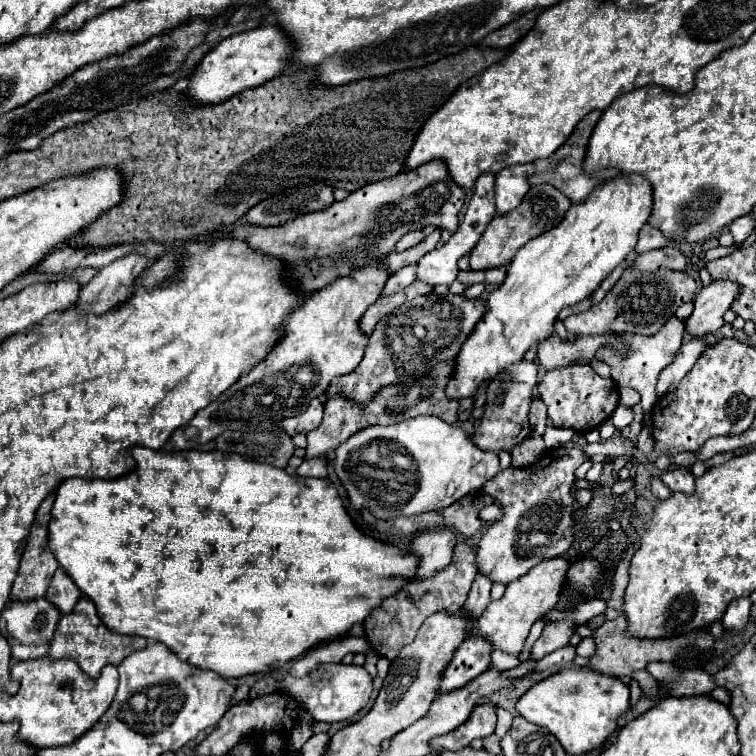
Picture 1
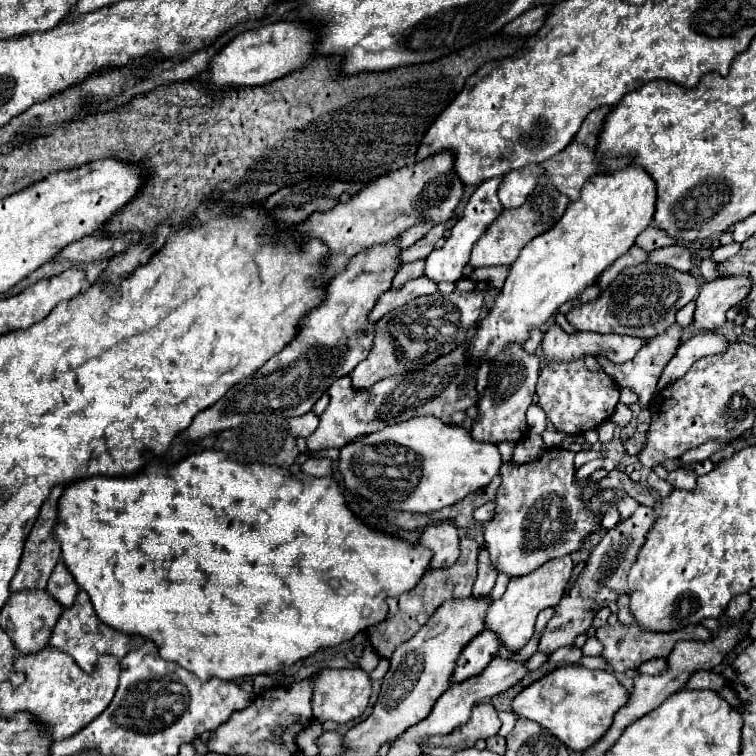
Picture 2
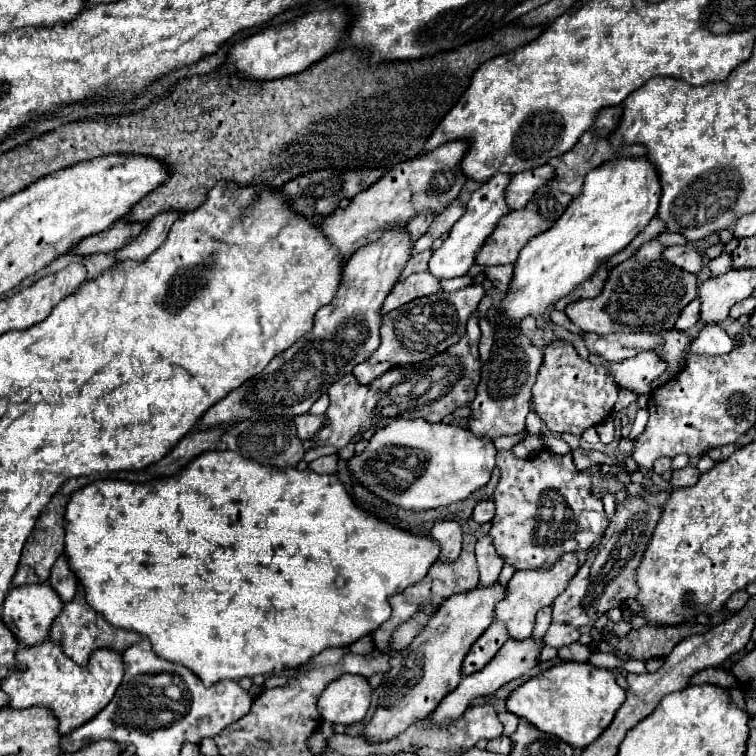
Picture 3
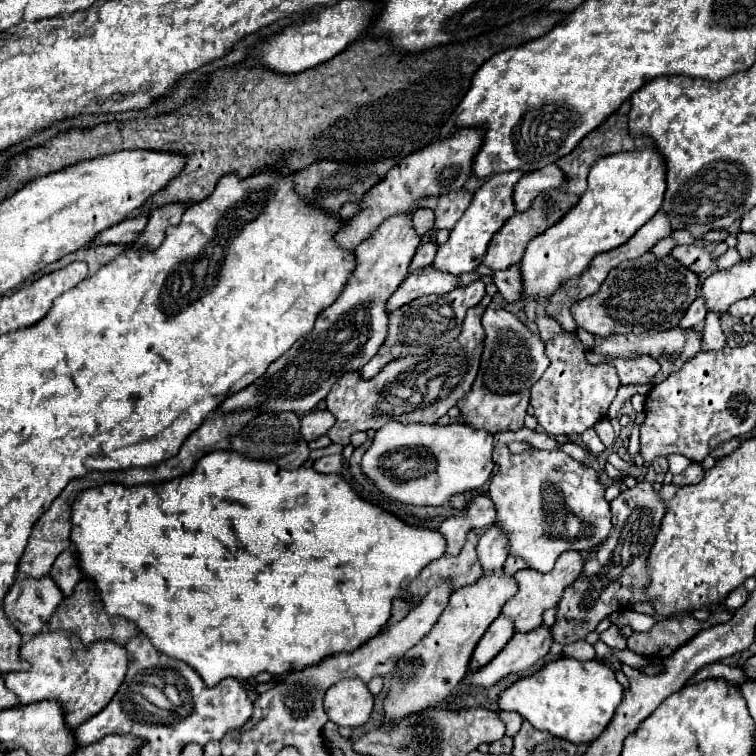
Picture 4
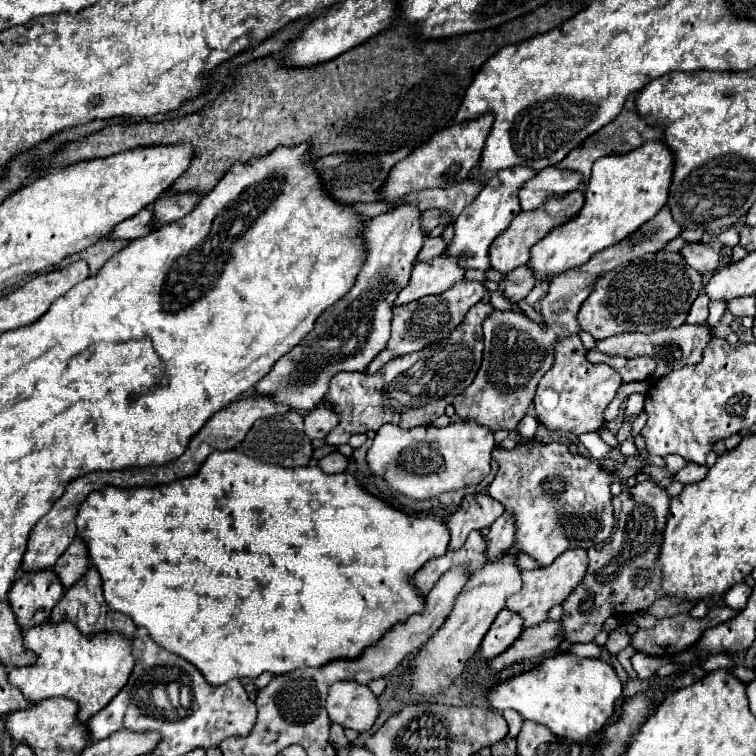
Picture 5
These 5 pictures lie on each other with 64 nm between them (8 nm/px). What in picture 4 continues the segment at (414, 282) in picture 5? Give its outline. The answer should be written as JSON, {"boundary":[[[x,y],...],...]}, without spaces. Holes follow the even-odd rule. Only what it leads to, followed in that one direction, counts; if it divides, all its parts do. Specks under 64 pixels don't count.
{"boundary":[[[434,266],[414,270],[406,278],[406,282],[388,300],[388,304],[386,304],[388,312],[392,312],[420,296],[426,296],[426,294],[446,294],[452,288],[456,288],[456,284],[458,284],[458,276],[442,272]]]}

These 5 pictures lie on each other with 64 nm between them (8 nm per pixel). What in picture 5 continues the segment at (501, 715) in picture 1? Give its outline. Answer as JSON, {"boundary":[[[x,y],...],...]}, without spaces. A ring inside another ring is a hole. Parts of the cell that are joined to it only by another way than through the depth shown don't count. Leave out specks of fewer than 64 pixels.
{"boundary":[[[506,710],[506,712],[502,712],[502,714],[504,714],[506,722],[508,722],[508,736],[516,738],[518,732],[520,732],[520,726],[522,726],[522,720],[524,720],[524,718],[522,718],[518,712],[514,712],[514,710]]]}

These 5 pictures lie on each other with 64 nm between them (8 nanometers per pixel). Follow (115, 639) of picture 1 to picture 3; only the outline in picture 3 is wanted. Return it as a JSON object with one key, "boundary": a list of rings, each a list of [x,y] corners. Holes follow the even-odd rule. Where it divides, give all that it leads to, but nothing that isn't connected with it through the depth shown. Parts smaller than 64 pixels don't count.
{"boundary":[[[78,586],[76,590],[76,596],[64,604],[62,612],[56,616],[56,620],[52,622],[52,628],[50,628],[50,634],[48,634],[52,640],[60,642],[62,644],[62,650],[78,664],[86,664],[90,654],[98,648],[116,648],[118,652],[124,652],[128,646],[132,646],[136,640],[140,640],[142,636],[138,632],[132,632],[132,630],[122,630],[122,628],[116,628],[112,624],[108,624],[100,614],[94,612],[94,608],[90,608],[90,604],[86,602],[84,598],[84,588]]]}

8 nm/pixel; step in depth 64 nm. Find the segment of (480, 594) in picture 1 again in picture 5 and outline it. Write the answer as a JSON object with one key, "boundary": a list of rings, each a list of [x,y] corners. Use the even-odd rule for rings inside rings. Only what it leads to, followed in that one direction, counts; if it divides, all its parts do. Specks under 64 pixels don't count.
{"boundary":[[[506,510],[492,526],[486,538],[486,546],[488,546],[488,560],[498,558],[502,552],[506,552],[512,544],[514,544],[514,520],[512,514]]]}

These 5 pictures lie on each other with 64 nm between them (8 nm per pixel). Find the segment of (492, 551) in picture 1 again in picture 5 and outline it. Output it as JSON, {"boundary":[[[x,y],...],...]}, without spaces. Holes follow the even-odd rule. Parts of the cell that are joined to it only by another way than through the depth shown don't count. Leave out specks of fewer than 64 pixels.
{"boundary":[[[518,444],[514,450],[494,448],[492,458],[498,462],[498,472],[488,486],[492,498],[504,504],[506,510],[512,510],[516,516],[516,546],[520,552],[534,556],[542,566],[550,566],[562,552],[568,548],[592,548],[612,534],[614,512],[612,512],[612,494],[610,484],[614,474],[600,466],[594,458],[584,454],[572,454],[566,444],[546,444],[546,446],[524,446]]]}

